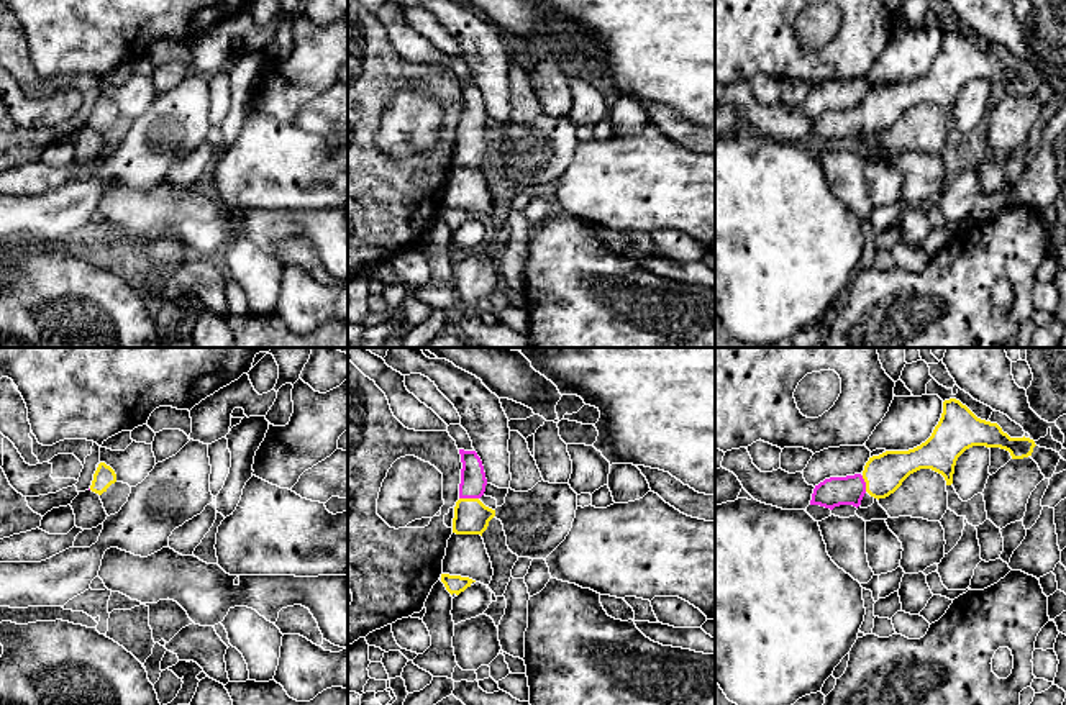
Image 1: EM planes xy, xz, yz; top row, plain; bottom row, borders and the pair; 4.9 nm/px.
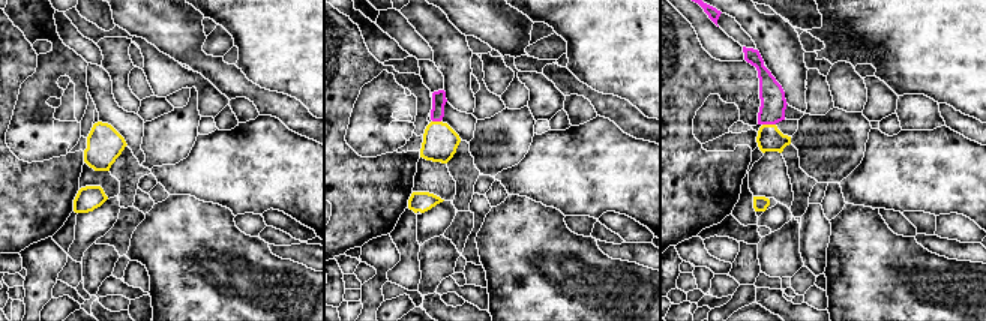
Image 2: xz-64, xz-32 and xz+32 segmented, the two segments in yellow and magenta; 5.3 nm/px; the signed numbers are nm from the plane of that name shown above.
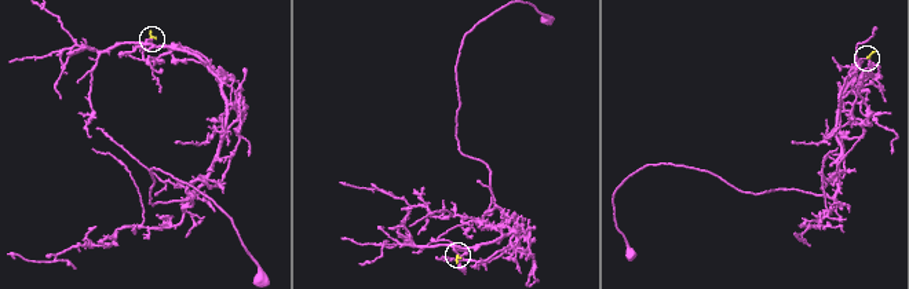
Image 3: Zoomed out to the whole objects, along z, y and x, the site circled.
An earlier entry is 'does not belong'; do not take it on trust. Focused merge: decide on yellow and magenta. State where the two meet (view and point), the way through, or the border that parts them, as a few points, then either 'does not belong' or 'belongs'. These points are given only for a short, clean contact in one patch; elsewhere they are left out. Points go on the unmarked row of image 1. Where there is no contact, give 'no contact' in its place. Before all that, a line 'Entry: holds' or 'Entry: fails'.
Entry: fails
contact xz (469, 131); way xz (471, 150), (469, 131), (473, 117); belongs

